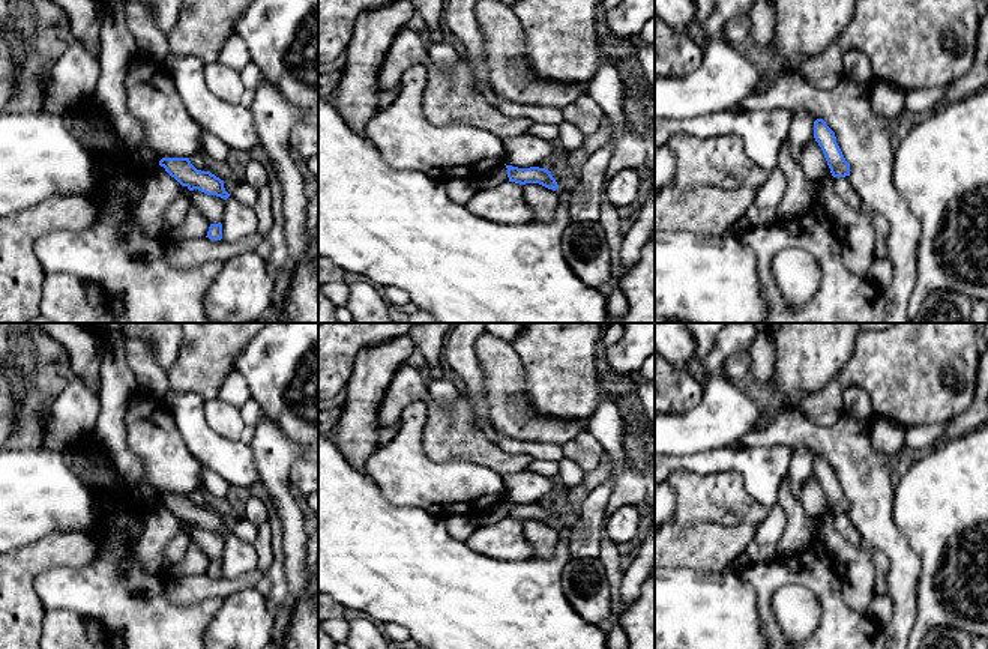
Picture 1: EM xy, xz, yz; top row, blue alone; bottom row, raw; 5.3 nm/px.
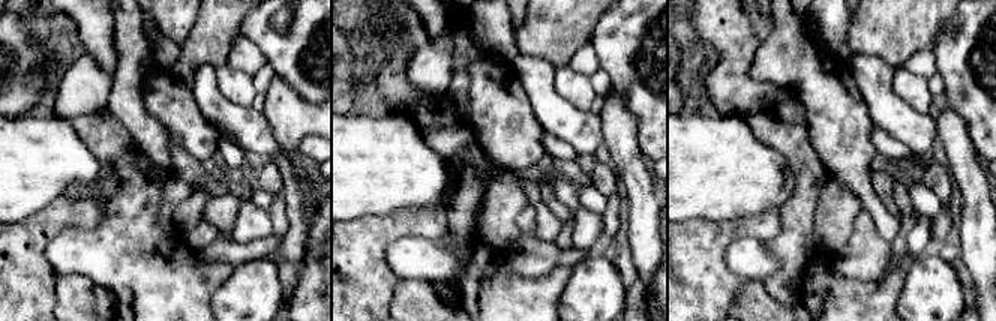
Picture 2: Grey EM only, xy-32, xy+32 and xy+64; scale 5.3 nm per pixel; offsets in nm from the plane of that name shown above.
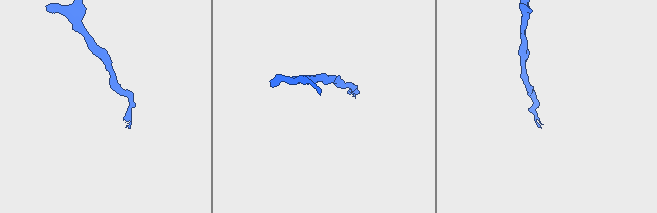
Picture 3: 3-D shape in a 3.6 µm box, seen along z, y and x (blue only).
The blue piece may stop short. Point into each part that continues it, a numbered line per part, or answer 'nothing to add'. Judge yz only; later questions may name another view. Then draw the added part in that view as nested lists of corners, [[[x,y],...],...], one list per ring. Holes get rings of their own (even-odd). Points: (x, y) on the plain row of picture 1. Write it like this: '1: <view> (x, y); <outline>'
nothing to add

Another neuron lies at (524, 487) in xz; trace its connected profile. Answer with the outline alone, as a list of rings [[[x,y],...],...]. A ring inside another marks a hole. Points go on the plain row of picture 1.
[[[529,470],[505,475],[503,482],[505,500],[518,505],[530,505],[544,500],[557,485],[557,481]]]

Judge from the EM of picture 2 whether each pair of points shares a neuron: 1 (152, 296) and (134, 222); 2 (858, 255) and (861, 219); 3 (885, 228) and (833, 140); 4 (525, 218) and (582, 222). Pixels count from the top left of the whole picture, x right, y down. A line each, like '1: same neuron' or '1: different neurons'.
1: same neuron
2: same neuron
3: same neuron
4: different neurons

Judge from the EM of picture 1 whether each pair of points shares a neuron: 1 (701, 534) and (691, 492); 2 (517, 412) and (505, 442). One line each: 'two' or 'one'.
1: two
2: two

